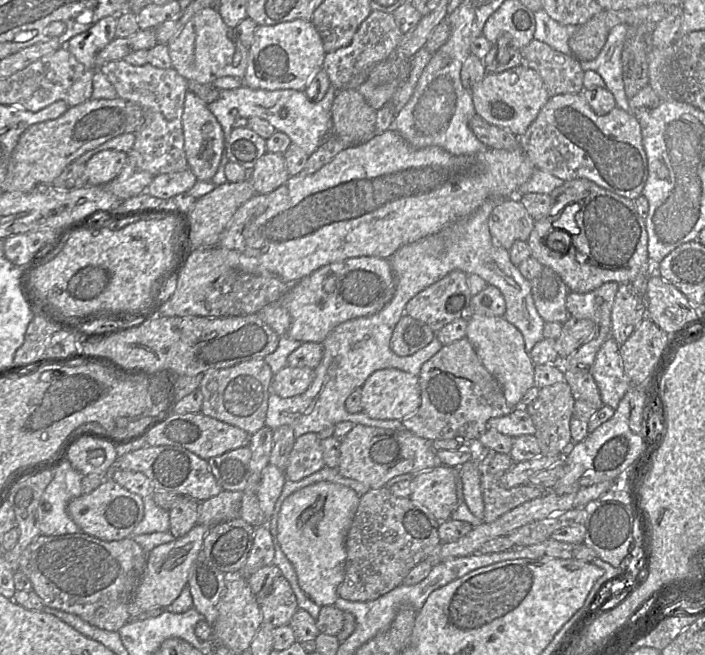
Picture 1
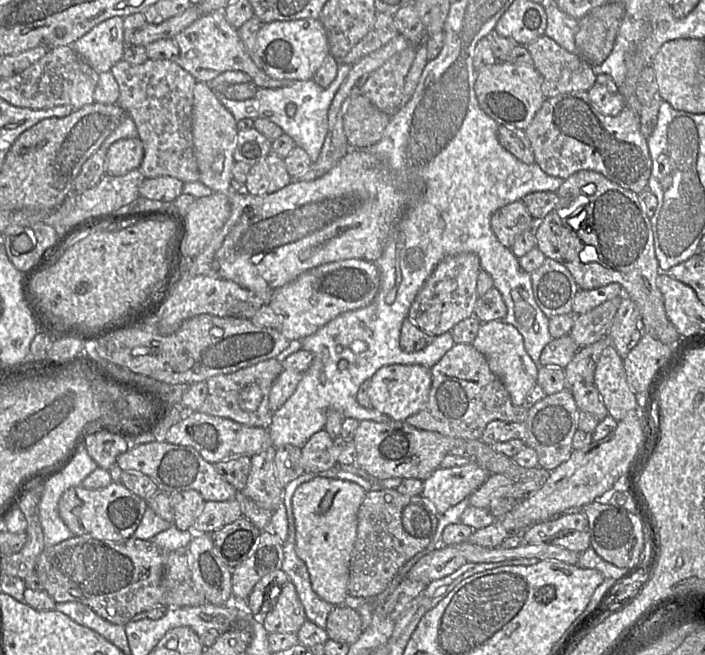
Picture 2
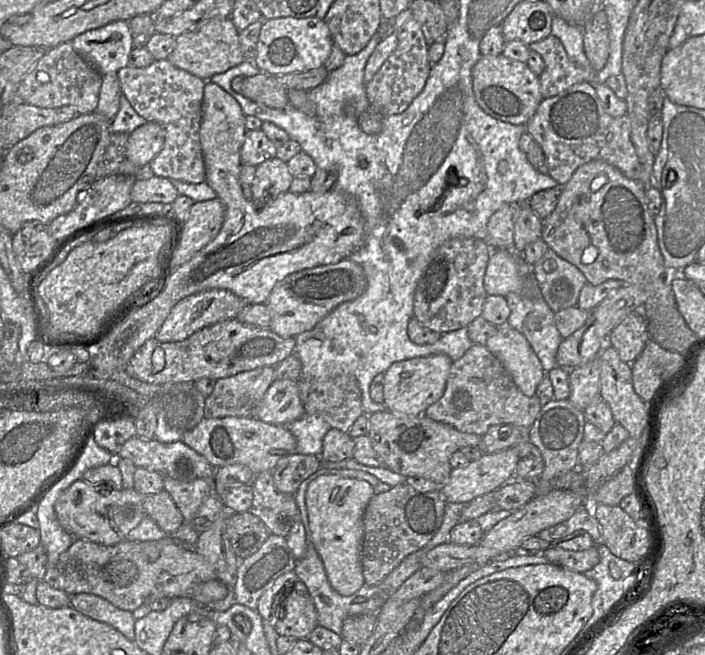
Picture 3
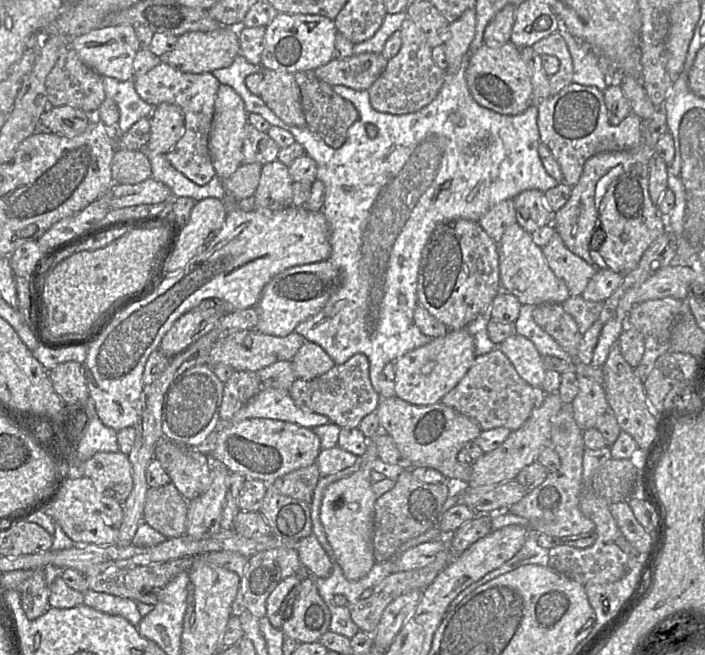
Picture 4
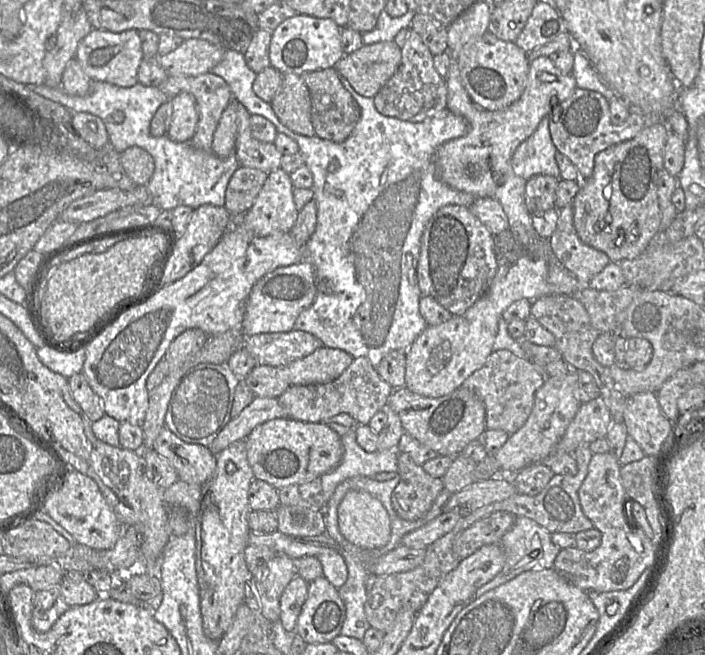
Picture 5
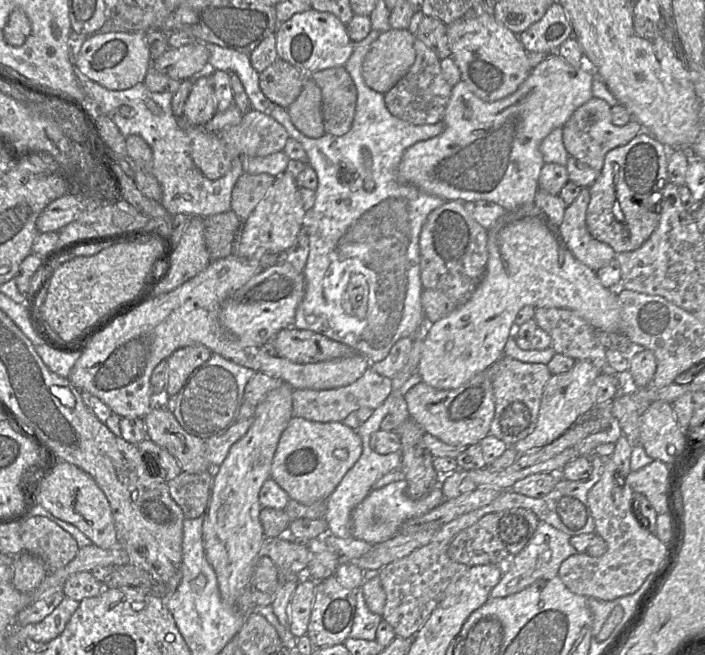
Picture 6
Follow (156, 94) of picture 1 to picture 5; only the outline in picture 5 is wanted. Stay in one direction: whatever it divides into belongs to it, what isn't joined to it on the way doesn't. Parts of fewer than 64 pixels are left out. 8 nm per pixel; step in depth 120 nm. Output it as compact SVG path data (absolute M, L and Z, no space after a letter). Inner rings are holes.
M210 71L198 76L169 76L158 88L168 99L181 92L195 97L199 121L190 143L197 149L212 151L213 134L223 111L233 99L228 83Z

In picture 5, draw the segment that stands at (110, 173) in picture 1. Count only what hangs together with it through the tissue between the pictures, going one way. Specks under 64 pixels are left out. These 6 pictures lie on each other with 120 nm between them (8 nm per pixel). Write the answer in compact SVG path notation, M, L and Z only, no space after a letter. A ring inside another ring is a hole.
M181 92L170 99L173 107L172 120L167 136L176 142L189 142L199 121L199 111L195 97Z

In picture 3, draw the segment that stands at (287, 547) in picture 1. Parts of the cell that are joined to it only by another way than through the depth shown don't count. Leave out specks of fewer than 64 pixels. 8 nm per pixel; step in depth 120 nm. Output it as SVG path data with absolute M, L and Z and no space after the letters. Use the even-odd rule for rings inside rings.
M322 475L312 481L305 494L312 543L323 562L331 587L342 596L350 596L364 585L361 565L363 516L373 495L373 487L368 482L333 475Z

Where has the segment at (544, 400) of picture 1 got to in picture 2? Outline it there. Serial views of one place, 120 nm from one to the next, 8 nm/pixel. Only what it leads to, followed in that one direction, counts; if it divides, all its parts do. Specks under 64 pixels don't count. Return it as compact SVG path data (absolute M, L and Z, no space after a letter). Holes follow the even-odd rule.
M567 388L558 393L546 395L528 409L525 444L536 451L539 467L552 471L569 459L573 451L573 436L578 430L577 420L578 407L571 391Z

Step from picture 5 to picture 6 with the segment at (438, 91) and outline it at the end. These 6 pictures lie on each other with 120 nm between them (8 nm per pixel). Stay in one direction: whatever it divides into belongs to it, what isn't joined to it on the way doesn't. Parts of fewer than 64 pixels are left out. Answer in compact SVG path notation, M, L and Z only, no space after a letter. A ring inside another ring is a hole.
M415 39L415 61L407 73L384 94L389 112L412 124L430 124L441 121L448 104L452 86L444 78L440 58L421 40Z

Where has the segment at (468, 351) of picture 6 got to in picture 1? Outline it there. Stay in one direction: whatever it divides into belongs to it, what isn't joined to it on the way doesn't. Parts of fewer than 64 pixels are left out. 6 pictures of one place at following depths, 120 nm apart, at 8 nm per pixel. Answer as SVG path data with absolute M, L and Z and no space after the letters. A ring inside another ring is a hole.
M397 369L375 371L361 388L362 412L373 419L402 420L421 403L418 376Z

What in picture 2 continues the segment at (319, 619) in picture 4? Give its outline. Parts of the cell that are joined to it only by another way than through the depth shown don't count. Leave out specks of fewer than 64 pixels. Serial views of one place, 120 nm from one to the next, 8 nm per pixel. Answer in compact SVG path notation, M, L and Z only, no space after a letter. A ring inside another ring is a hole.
M292 582L280 587L275 604L260 616L268 633L297 633L307 620L305 610Z

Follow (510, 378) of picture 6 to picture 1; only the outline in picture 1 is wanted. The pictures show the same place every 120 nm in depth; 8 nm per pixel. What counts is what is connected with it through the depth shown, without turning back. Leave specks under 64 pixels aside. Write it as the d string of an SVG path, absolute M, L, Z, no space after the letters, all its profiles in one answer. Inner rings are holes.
M466 338L443 347L427 362L418 375L421 403L412 415L402 419L406 430L430 441L459 439L465 442L476 442L487 430L487 421L491 418L510 414L513 408L507 403L499 382L484 367L473 345Z

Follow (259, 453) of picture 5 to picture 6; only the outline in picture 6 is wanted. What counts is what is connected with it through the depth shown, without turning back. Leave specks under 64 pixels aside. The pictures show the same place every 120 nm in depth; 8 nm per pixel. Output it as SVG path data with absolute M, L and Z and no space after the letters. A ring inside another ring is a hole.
M292 417L280 436L270 478L292 500L303 504L326 500L359 460L362 451L363 444L357 431L342 422L315 422Z

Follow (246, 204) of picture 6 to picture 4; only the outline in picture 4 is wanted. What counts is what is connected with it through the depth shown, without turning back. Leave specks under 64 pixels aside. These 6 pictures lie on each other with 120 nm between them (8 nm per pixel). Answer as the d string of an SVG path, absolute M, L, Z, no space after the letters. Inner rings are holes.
M243 163L226 181L229 199L241 201L252 197L259 185L262 166L259 163Z

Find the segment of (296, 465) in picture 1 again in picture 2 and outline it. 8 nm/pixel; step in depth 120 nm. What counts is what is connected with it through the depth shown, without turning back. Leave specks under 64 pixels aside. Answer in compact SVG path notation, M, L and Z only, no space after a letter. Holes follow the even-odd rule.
M323 429L313 434L301 448L301 466L304 473L317 473L338 465L338 450L333 439Z

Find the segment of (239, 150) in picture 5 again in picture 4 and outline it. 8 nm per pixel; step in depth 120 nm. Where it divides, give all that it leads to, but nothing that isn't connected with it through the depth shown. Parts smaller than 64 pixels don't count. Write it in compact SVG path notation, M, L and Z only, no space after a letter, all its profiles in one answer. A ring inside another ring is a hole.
M247 123L243 143L243 163L264 165L278 159L279 152L280 147L267 132L261 132Z

